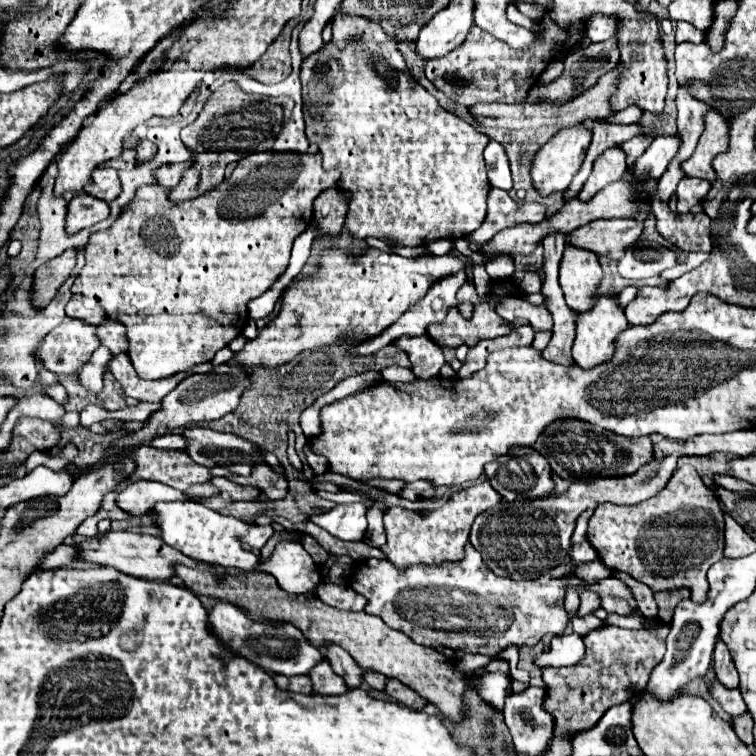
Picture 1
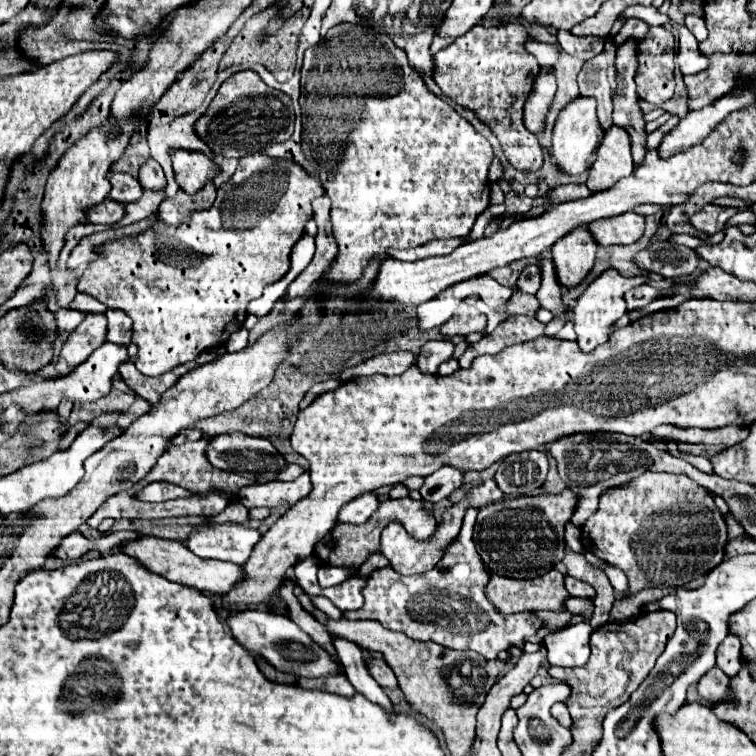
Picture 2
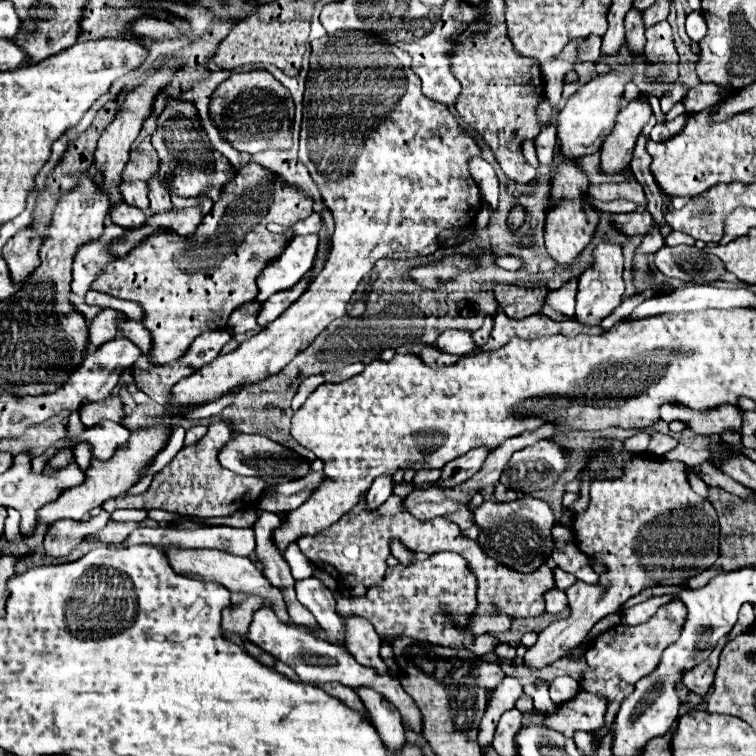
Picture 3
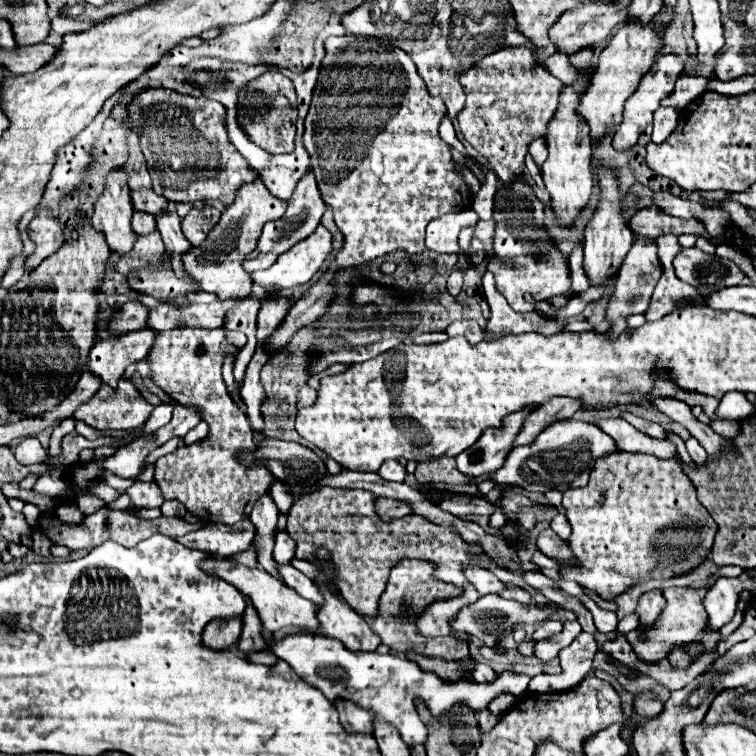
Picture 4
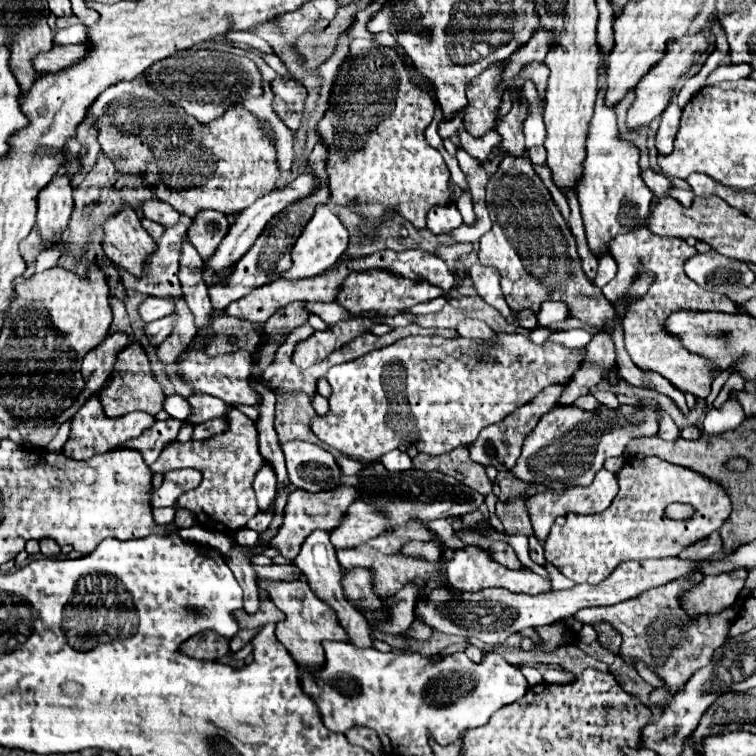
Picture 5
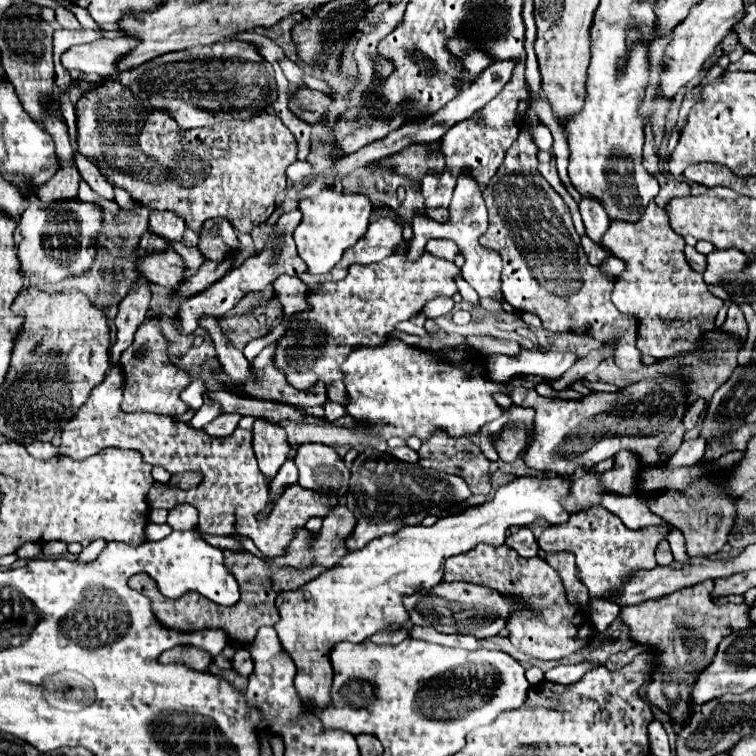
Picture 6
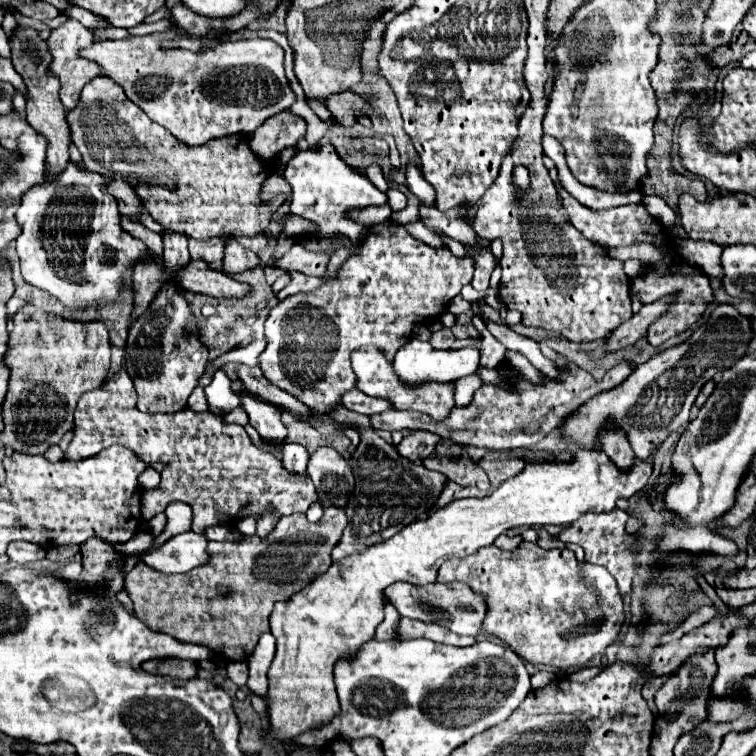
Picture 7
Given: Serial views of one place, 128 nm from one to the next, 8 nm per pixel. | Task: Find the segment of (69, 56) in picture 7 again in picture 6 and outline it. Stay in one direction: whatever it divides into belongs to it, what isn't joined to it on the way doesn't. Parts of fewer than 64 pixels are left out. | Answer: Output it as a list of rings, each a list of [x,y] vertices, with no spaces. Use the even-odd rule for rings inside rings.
[[[56,10],[56,20],[60,22],[60,26],[62,28],[68,28],[68,30],[82,30],[82,26],[80,26],[80,22],[76,20],[76,16],[72,14],[72,12],[68,12],[68,10]]]

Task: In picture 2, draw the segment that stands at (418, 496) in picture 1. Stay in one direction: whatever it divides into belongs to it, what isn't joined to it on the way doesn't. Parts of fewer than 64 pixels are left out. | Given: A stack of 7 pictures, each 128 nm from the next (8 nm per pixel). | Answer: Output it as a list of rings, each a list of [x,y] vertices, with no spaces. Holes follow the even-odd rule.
[[[440,468],[434,474],[426,476],[424,486],[420,488],[422,500],[432,500],[440,502],[442,498],[448,498],[464,480],[464,472],[458,468]]]

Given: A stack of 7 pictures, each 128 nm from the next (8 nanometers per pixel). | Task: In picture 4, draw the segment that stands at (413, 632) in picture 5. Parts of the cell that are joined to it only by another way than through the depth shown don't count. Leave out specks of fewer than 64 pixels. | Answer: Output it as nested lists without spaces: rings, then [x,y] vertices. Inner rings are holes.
[[[324,486],[314,492],[302,493],[300,498],[291,506],[286,532],[296,540],[296,558],[314,560],[314,550],[318,546],[326,546],[332,552],[332,562],[338,568],[338,588],[344,600],[360,612],[364,618],[372,620],[378,612],[380,594],[386,588],[390,570],[402,558],[420,558],[432,560],[436,564],[436,580],[444,580],[450,584],[458,584],[464,592],[452,600],[440,600],[428,608],[428,612],[420,612],[416,616],[416,630],[424,638],[438,638],[438,636],[460,636],[470,638],[468,634],[454,634],[448,628],[448,622],[456,616],[462,606],[468,606],[480,598],[476,588],[464,578],[462,566],[488,566],[492,560],[482,554],[478,546],[466,544],[460,534],[448,528],[440,528],[428,522],[424,516],[408,514],[400,520],[390,524],[382,522],[374,512],[374,494],[368,490],[352,490],[352,488],[332,488]],[[292,513],[292,514],[291,514]],[[472,552],[478,562],[470,560],[466,554]]]

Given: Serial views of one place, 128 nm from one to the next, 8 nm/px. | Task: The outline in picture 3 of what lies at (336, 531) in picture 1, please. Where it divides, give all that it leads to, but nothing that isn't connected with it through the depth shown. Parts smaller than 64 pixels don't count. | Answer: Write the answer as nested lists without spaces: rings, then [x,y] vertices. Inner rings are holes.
[[[378,476],[374,482],[372,482],[372,486],[370,486],[370,490],[368,490],[368,508],[378,508],[382,502],[386,502],[386,498],[392,494],[392,490],[394,490],[394,478],[392,476]]]

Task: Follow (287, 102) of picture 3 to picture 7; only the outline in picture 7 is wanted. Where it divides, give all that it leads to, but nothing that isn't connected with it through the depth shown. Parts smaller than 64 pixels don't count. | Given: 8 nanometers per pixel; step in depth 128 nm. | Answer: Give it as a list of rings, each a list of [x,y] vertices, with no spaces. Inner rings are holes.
[[[348,90],[348,92],[342,92],[338,96],[330,96],[328,98],[328,110],[332,112],[332,116],[336,118],[338,124],[352,126],[358,120],[354,110],[360,110],[360,112],[368,114],[370,112],[370,100],[360,98],[360,94]]]

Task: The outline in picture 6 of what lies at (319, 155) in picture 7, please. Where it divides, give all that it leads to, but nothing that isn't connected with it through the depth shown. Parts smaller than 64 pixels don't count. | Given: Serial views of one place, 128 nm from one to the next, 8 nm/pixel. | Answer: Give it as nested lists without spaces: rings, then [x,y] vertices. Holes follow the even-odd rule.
[[[300,160],[300,162],[292,164],[292,166],[288,166],[286,176],[288,176],[288,180],[292,180],[292,182],[306,184],[306,182],[310,182],[310,180],[316,176],[316,170],[314,170],[314,166],[312,166],[308,160]],[[332,186],[324,188],[318,196],[300,200],[302,222],[296,226],[294,242],[298,246],[298,254],[308,264],[308,272],[312,274],[328,274],[334,264],[340,262],[342,254],[364,236],[368,230],[370,218],[374,214],[374,206],[362,192],[338,192]]]

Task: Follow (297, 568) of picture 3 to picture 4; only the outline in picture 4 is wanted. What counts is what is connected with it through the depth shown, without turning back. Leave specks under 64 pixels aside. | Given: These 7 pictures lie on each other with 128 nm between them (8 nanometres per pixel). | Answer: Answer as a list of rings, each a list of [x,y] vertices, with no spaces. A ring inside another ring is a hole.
[[[274,482],[272,485],[270,495],[280,513],[288,514],[289,509],[294,502],[291,493],[293,493],[291,486],[284,486],[281,482]],[[280,532],[274,544],[274,560],[278,564],[288,564],[292,558],[294,558],[294,542],[286,532]]]

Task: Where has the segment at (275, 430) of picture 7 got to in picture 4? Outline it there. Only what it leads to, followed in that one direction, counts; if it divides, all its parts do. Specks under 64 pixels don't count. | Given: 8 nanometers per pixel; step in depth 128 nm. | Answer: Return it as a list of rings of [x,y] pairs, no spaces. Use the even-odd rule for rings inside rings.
[[[270,490],[258,498],[250,520],[256,526],[256,544],[258,544],[258,564],[270,572],[272,576],[280,578],[276,572],[276,562],[272,558],[272,546],[274,546],[274,530],[276,530],[276,518],[278,518],[278,508],[270,496]]]

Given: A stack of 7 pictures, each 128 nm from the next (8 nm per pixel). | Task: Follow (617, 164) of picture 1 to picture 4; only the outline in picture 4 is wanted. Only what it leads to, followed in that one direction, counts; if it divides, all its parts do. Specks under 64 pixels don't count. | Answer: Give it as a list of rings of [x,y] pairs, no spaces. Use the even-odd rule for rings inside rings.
[[[664,54],[656,60],[652,70],[640,80],[636,92],[630,96],[630,100],[624,108],[624,120],[618,126],[618,132],[614,134],[614,148],[628,148],[628,146],[634,146],[638,142],[644,128],[648,124],[652,124],[652,114],[662,106],[662,100],[672,94],[676,78],[682,74],[682,70],[684,70],[684,62],[680,60],[678,54]]]

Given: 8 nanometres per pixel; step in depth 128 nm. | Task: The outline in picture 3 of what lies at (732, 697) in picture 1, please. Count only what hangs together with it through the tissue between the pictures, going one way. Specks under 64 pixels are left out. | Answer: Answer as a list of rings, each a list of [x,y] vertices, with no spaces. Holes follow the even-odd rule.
[[[722,636],[718,646],[712,650],[712,654],[698,666],[690,668],[690,670],[684,670],[682,672],[682,684],[688,688],[688,690],[694,690],[698,694],[706,694],[714,682],[714,672],[716,672],[716,666],[718,666],[718,656],[722,652],[722,648],[726,646],[726,642],[730,640],[730,636]]]

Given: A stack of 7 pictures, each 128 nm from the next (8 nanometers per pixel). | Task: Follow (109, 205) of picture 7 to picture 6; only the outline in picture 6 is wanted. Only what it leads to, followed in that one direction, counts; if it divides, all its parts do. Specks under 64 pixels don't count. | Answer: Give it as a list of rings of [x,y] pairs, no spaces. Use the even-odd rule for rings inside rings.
[[[78,198],[58,200],[48,206],[30,206],[18,224],[20,274],[32,284],[58,284],[72,276],[84,276],[96,260],[98,236],[104,228],[102,206]]]

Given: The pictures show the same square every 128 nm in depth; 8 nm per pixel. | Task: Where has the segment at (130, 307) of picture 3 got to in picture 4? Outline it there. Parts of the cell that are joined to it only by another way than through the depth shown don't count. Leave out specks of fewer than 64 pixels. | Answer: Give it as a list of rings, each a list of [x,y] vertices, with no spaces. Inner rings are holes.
[[[138,296],[138,302],[150,308],[150,314],[154,314],[154,330],[160,330],[160,328],[220,328],[226,312],[238,306],[240,300],[216,300],[212,304],[190,304],[184,308],[158,304],[154,296]]]

